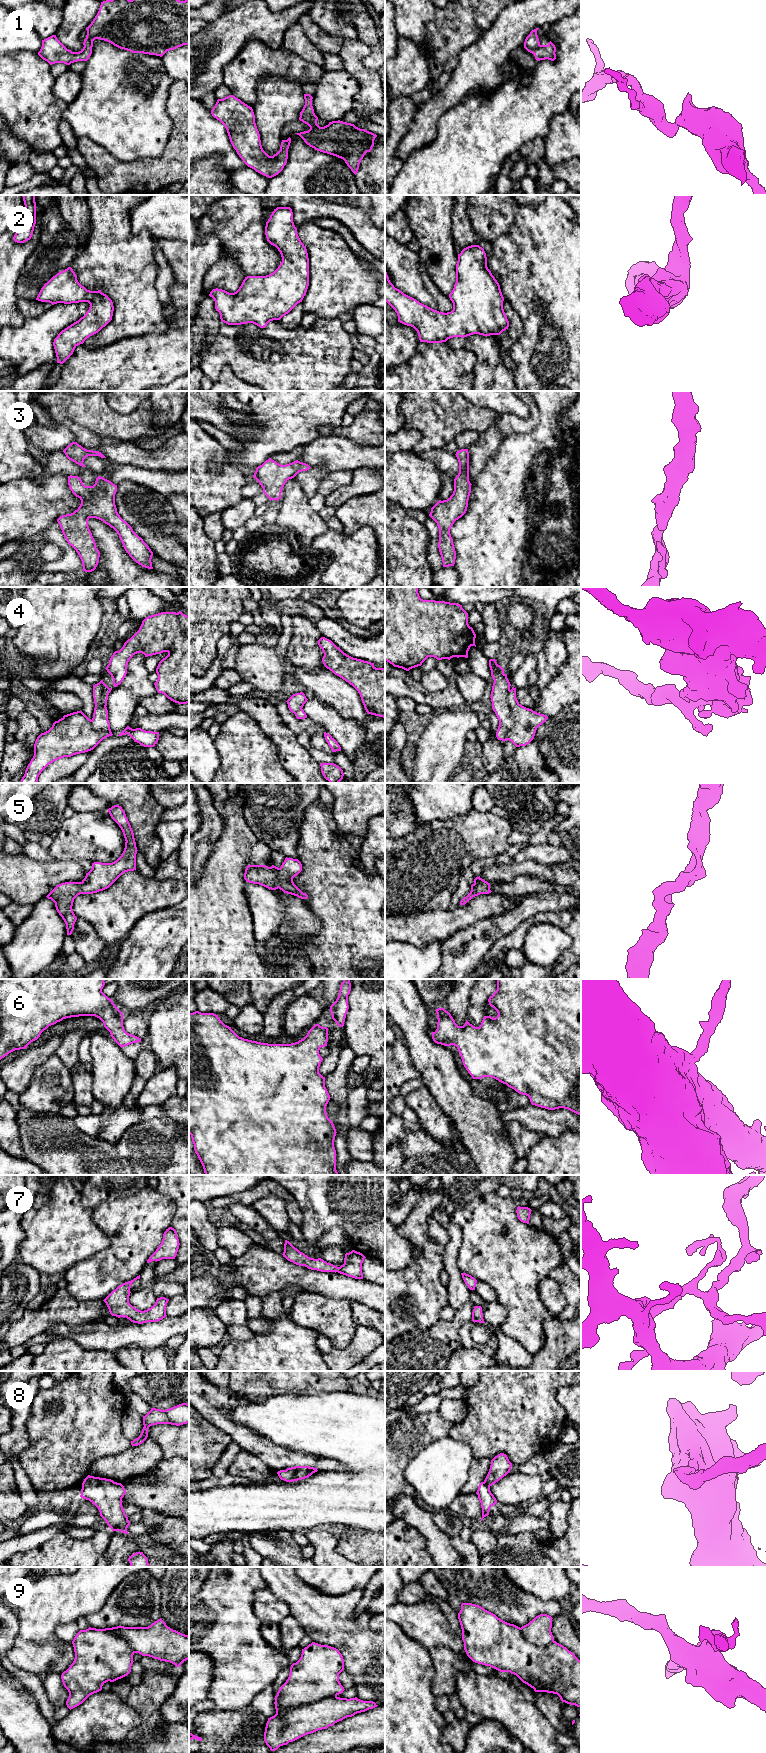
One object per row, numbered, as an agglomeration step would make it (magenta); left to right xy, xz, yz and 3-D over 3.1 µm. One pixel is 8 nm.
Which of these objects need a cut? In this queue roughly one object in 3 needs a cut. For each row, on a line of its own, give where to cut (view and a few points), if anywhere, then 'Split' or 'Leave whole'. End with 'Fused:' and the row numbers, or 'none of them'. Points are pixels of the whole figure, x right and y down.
1: No split. Leave whole
2: No split. Leave whole
3: No split. Leave whole
4: Split along yz (510, 690), (508, 704), (513, 717), (513, 725), (506, 739). Split
5: No split. Leave whole
6: No split. Leave whole
7: No split. Leave whole
8: No split. Leave whole
9: Split along xz (336, 1695), (291, 1707), (276, 1714). Split
Fused: 4, 9

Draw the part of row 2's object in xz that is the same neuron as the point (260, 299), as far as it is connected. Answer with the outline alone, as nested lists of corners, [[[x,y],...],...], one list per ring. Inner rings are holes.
[[[277,207],[266,222],[267,241],[281,254],[282,262],[278,268],[266,276],[247,276],[239,289],[229,293],[222,289],[213,289],[209,296],[215,301],[215,309],[222,322],[228,325],[253,323],[264,328],[270,321],[280,320],[298,303],[302,302],[309,286],[309,258],[307,249],[301,242],[293,222],[290,207]]]

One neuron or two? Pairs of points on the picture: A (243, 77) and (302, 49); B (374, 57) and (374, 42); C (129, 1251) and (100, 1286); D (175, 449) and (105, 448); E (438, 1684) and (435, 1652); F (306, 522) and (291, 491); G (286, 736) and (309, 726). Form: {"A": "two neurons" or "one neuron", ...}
{"A": "two neurons", "B": "one neuron", "C": "one neuron", "D": "one neuron", "E": "one neuron", "F": "one neuron", "G": "two neurons"}

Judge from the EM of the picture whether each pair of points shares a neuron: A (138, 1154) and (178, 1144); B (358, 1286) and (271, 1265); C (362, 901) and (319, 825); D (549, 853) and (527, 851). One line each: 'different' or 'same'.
A: same
B: same
C: same
D: same

